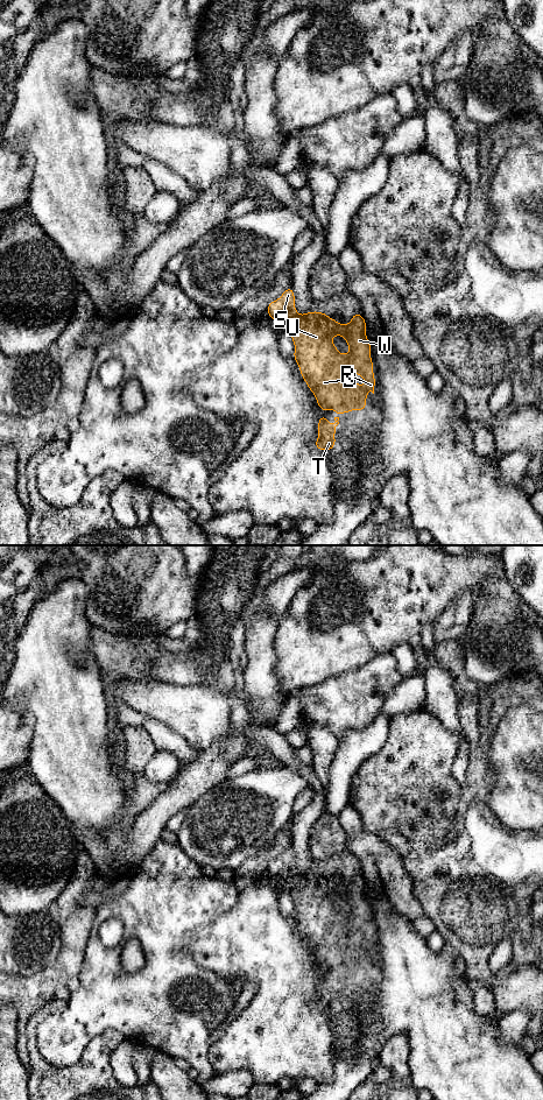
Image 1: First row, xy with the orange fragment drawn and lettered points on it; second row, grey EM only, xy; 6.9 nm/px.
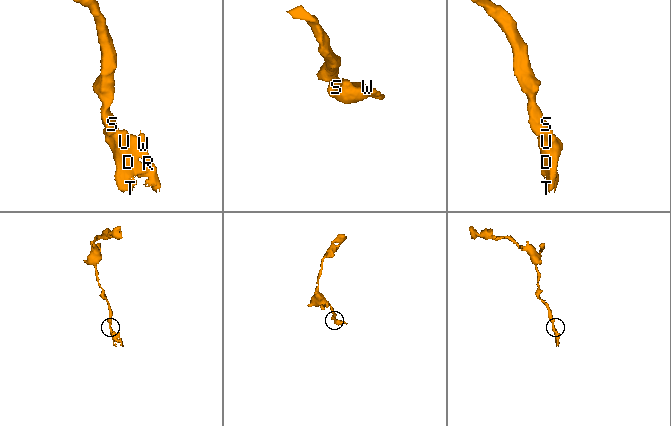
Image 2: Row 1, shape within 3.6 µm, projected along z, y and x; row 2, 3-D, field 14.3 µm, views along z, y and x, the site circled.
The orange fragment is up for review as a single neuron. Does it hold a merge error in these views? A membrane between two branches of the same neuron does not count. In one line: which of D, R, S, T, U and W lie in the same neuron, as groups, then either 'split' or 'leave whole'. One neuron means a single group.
D R S T U W; leave whole

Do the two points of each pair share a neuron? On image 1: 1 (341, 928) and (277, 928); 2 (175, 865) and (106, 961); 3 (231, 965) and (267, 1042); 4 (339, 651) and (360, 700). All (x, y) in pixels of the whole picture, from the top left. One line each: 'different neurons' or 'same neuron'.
1: different neurons
2: same neuron
3: same neuron
4: different neurons

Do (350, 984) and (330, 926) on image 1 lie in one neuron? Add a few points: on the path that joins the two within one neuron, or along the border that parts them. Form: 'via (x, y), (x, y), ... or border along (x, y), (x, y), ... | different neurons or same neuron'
via (348, 970), (344, 946), (338, 940) | same neuron

